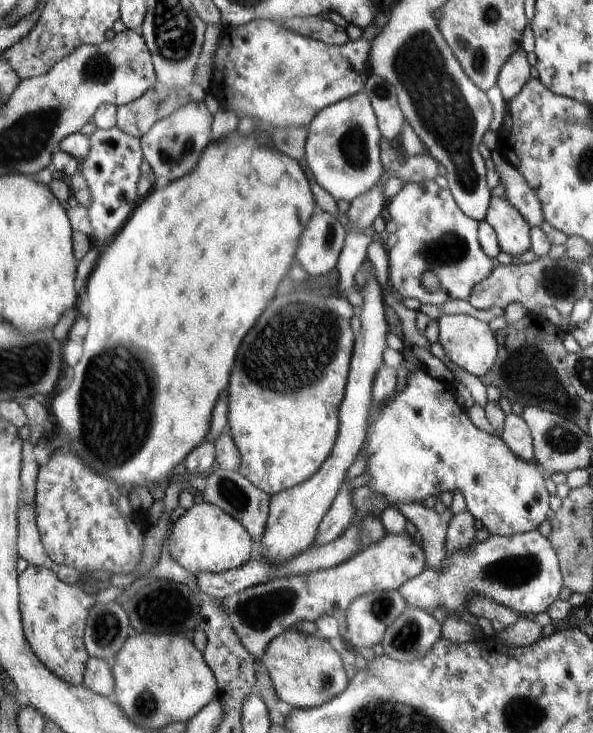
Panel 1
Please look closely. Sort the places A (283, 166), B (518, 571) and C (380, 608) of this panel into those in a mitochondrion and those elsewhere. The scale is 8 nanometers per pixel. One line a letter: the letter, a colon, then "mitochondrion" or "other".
A: other
B: mitochondrion
C: mitochondrion

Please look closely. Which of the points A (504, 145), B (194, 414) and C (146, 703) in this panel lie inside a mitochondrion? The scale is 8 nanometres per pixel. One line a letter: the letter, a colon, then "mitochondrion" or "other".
A: other
B: other
C: mitochondrion

